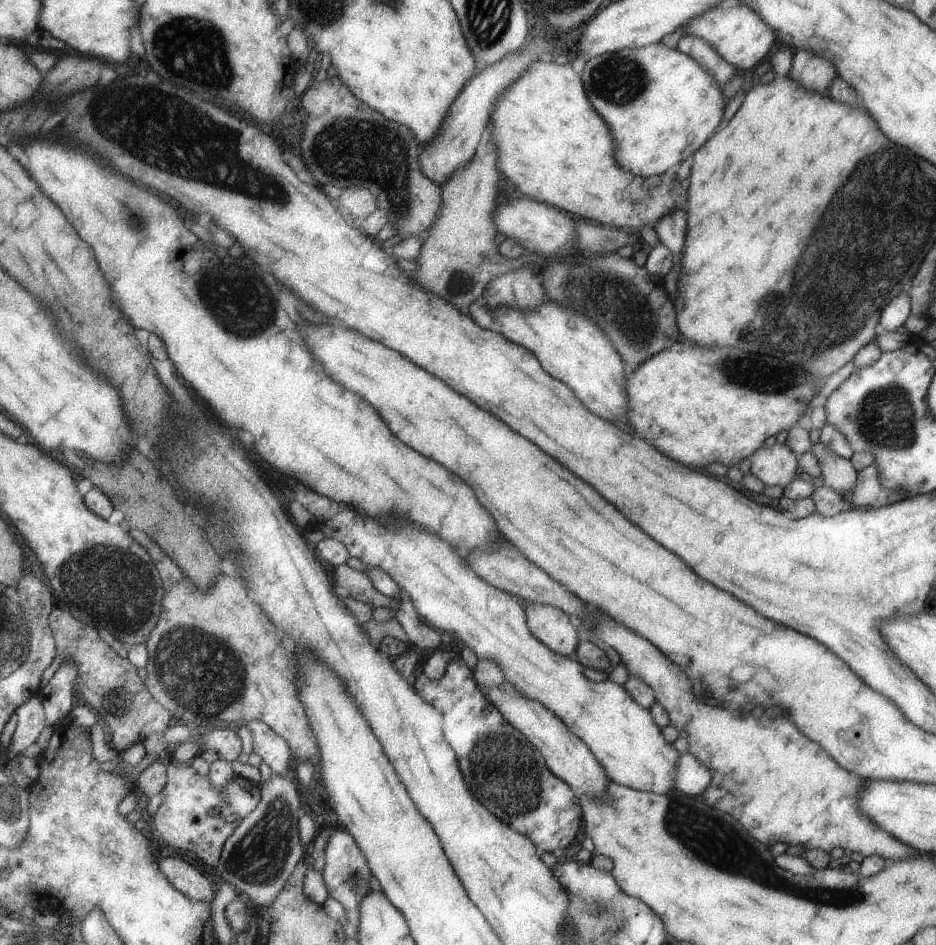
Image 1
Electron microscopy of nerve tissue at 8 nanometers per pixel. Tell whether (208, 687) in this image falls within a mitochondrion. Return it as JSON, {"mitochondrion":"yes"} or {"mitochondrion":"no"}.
{"mitochondrion":"yes"}

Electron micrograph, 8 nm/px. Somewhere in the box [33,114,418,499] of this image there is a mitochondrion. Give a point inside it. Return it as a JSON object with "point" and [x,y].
{"point":[213,160]}

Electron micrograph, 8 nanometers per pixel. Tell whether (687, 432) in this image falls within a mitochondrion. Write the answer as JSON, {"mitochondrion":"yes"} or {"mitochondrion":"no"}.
{"mitochondrion":"no"}

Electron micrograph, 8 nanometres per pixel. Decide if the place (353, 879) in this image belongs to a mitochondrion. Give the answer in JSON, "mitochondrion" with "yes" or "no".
{"mitochondrion":"yes"}

